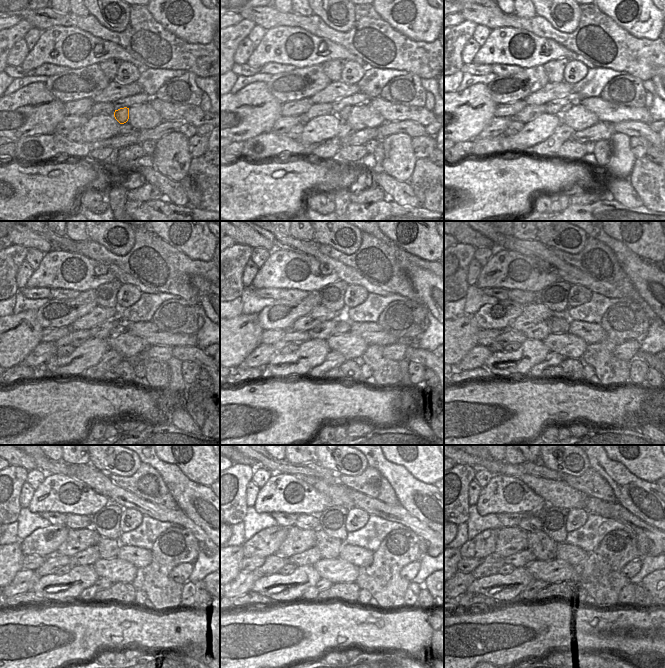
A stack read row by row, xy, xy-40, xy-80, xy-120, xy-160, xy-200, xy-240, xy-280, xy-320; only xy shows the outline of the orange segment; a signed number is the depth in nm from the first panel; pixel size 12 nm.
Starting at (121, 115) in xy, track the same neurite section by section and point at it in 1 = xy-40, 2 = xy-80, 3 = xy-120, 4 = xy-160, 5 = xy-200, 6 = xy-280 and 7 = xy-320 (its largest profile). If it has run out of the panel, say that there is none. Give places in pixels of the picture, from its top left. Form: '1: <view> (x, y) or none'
1: xy-40 (344, 113)
2: xy-80 (568, 106)
3: xy-120 (122, 327)
4: xy-160 (343, 326)
5: xy-200 (560, 324)
6: xy-280 (328, 547)
7: xy-320 (544, 548)

